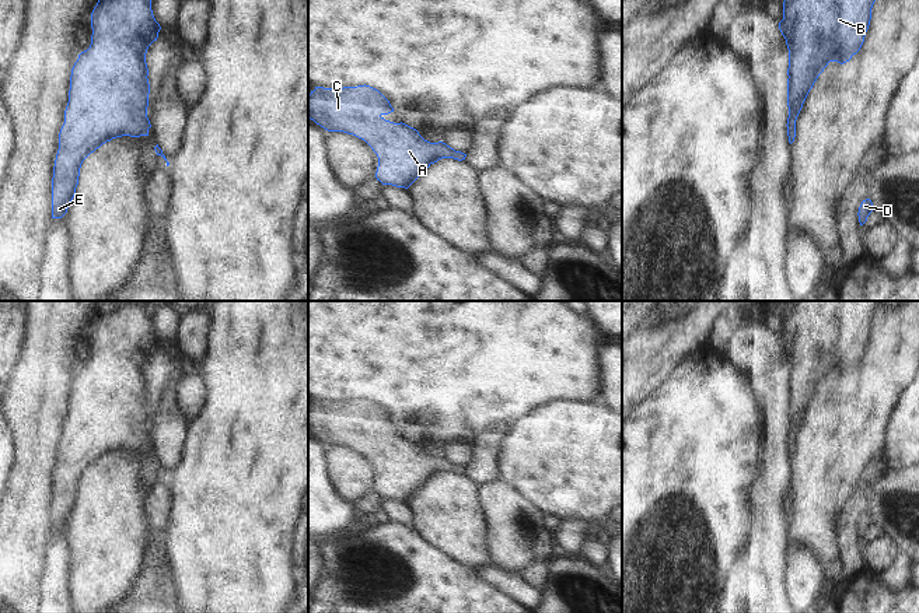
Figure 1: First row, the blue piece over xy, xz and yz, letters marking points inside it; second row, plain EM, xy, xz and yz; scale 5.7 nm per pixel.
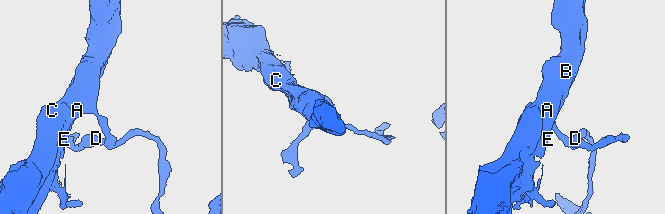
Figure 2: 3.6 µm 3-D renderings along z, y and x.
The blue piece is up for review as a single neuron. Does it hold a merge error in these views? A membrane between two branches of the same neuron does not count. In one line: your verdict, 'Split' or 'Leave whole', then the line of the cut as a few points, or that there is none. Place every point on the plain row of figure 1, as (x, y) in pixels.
Leave whole. No split

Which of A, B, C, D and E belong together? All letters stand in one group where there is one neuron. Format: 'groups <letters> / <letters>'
groups A B C D E

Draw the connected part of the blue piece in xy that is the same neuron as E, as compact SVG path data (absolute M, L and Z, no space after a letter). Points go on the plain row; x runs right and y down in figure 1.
M119 301L101 309L91 326L91 358L71 382L69 416L59 446L59 463L52 491L52 532L62 532L76 508L83 474L112 452L148 449L148 382L146 367L161 343L151 313Z

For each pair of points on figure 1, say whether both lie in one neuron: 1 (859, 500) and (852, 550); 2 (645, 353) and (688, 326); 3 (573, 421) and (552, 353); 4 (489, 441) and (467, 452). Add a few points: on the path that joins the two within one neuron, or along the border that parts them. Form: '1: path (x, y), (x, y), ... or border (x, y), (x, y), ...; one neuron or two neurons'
1: path (852, 512), (851, 538); one neuron
2: path (656, 351), (677, 337); one neuron
3: border (597, 400), (555, 399), (535, 410); two neurons
4: border (474, 442), (475, 456), (467, 468); two neurons

